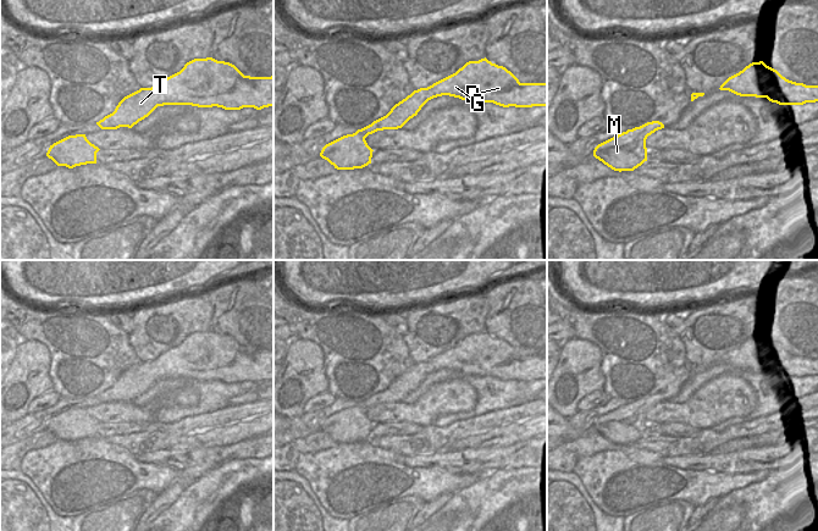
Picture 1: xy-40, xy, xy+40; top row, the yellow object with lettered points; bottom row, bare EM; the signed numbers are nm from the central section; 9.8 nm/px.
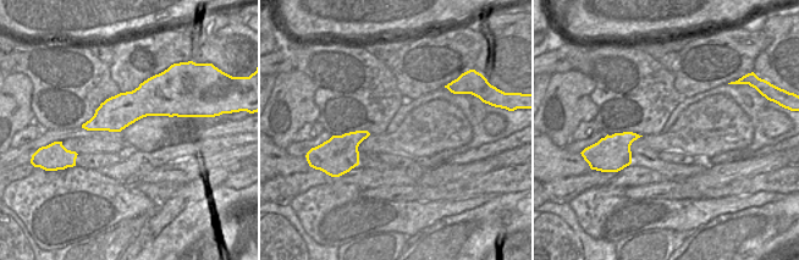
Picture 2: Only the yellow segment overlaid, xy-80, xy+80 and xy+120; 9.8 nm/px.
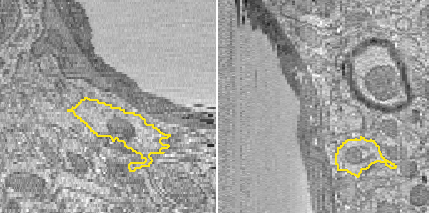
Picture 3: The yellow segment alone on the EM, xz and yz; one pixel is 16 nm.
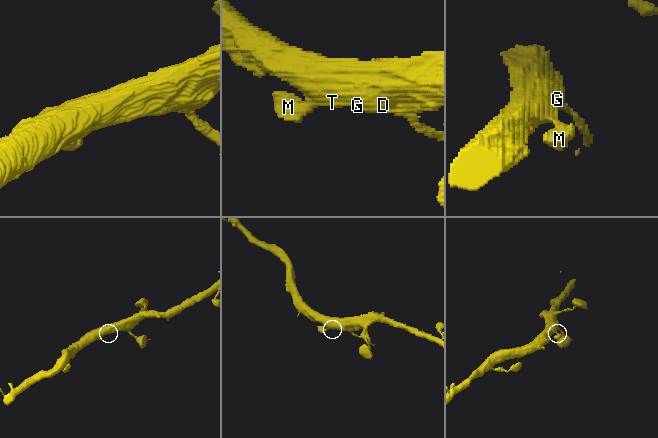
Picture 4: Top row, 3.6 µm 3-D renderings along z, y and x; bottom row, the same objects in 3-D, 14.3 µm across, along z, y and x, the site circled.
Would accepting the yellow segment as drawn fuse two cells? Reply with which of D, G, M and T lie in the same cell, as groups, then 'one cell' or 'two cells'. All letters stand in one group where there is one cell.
D G M T; one cell

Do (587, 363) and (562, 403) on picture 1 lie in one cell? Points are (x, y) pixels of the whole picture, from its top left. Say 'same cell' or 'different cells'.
same cell

